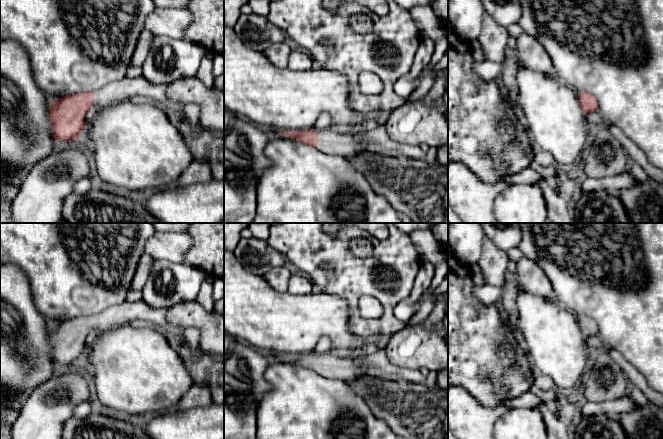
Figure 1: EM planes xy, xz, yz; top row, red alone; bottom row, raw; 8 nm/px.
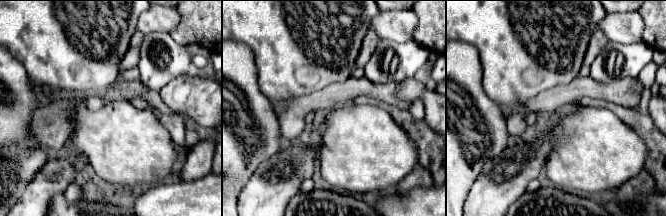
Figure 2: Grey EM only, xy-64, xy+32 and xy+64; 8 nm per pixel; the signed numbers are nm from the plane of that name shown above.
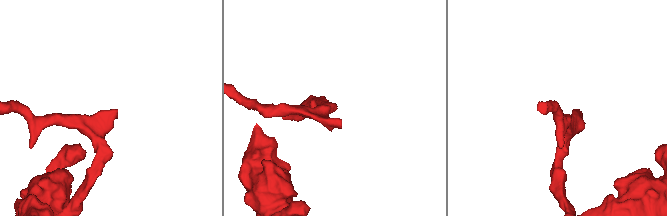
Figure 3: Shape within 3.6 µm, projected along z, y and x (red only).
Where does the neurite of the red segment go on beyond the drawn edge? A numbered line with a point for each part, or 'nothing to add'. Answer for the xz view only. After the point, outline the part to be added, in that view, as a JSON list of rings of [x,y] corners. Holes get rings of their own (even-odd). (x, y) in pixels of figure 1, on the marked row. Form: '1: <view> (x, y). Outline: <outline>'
1: xz (376, 140). Outline: [[[368,126],[359,137],[359,130],[340,131],[334,128],[318,132],[316,148],[323,153],[353,157],[360,152],[390,156],[401,159],[425,161],[427,152],[417,145],[394,141],[385,126]]]

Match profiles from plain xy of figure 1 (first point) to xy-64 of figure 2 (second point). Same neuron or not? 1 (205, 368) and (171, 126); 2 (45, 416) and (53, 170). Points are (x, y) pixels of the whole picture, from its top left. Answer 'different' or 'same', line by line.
1: same
2: same

